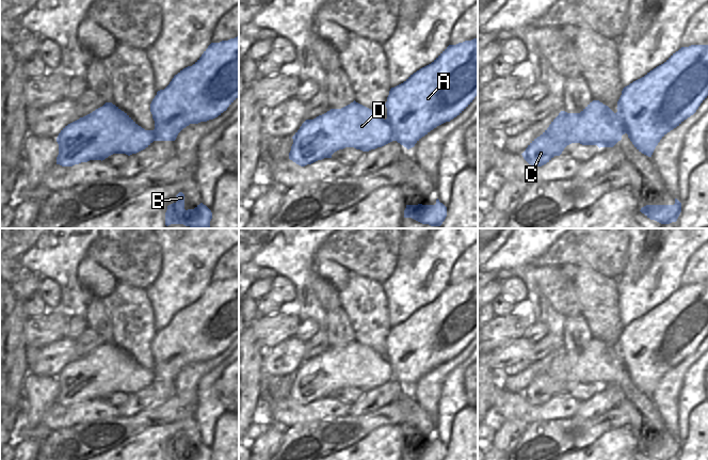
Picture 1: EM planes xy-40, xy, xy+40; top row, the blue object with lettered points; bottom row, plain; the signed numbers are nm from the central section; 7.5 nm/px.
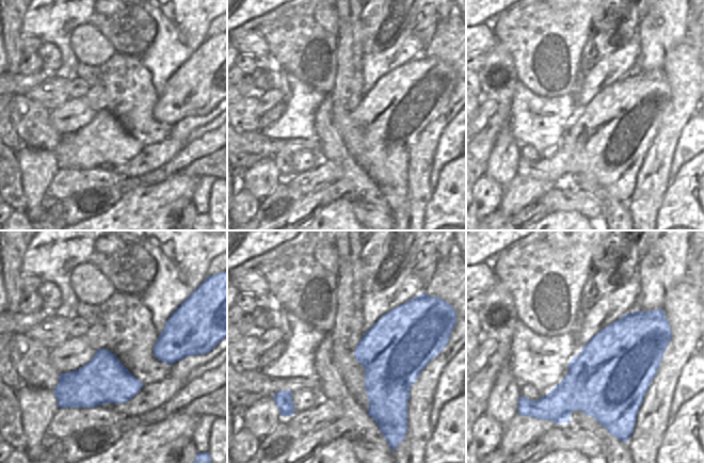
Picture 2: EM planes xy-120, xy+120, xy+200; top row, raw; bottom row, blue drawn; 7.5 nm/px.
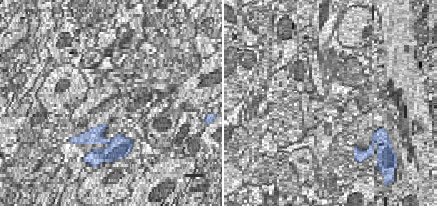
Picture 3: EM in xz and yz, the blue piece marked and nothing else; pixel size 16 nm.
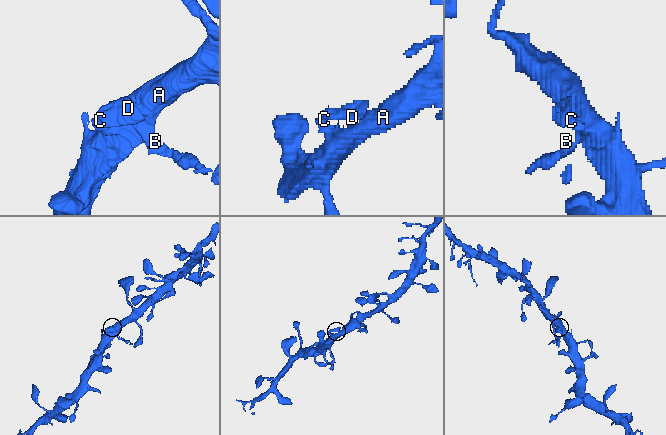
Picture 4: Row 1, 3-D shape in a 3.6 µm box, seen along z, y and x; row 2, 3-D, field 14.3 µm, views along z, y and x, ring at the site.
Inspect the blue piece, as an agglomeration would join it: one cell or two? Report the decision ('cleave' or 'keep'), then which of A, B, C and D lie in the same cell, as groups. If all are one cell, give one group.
keep; groups A B C D

